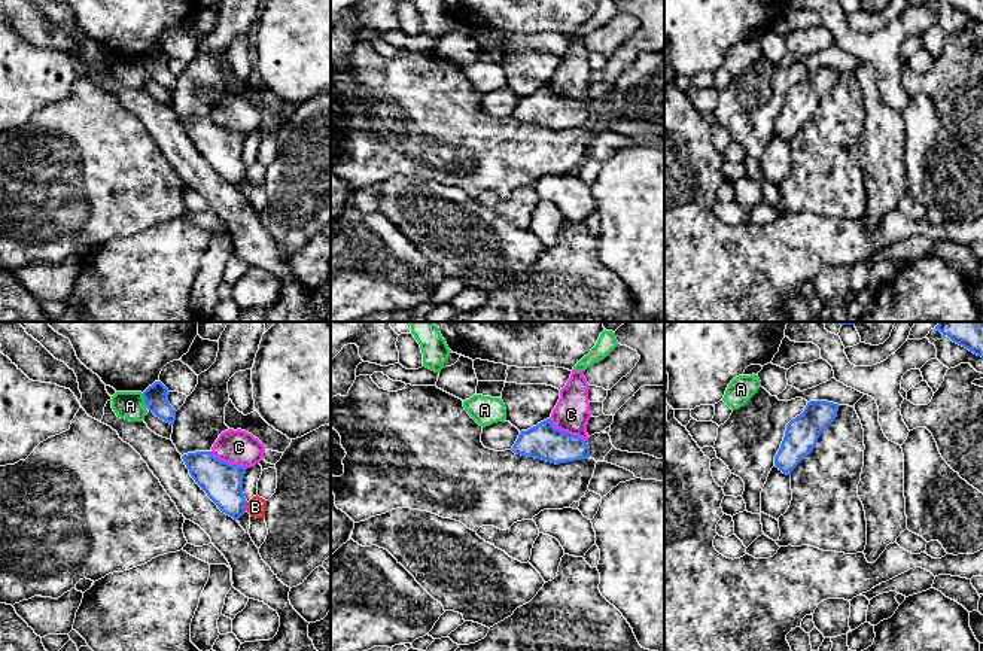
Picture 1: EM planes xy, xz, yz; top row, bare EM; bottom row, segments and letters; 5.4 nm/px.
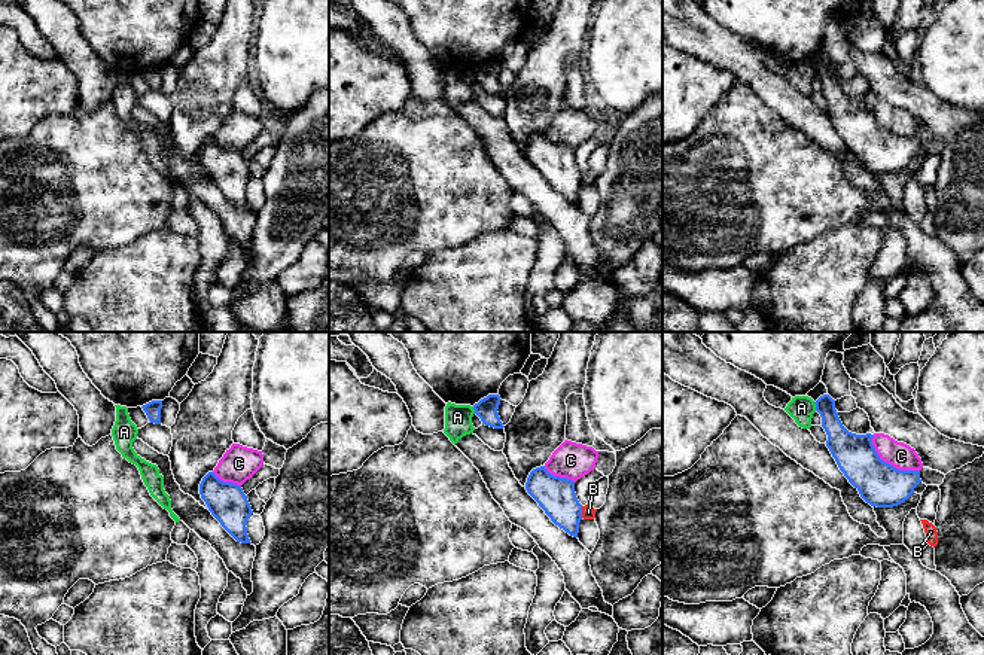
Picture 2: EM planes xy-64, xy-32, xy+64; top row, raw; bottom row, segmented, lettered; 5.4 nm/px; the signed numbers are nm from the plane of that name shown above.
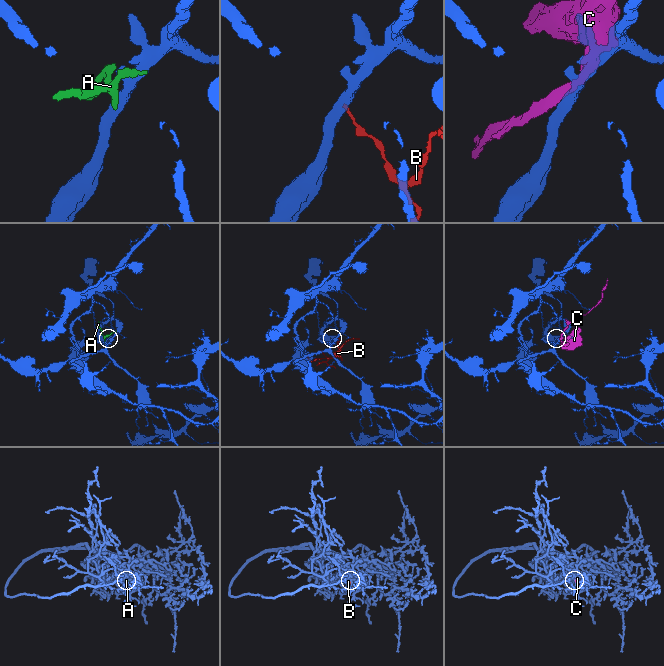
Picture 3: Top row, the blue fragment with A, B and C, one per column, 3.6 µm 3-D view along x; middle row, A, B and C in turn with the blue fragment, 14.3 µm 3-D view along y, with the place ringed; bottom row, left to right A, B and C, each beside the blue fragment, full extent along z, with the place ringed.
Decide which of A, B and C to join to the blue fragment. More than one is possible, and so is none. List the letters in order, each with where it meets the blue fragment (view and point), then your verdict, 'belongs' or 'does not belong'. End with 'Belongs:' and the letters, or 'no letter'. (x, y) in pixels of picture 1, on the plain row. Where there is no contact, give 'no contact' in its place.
A: xy (145, 67) | does not belong
B: xy (245, 173) | does not belong
C: xz (566, 99) | does not belong
Belongs: no letter

